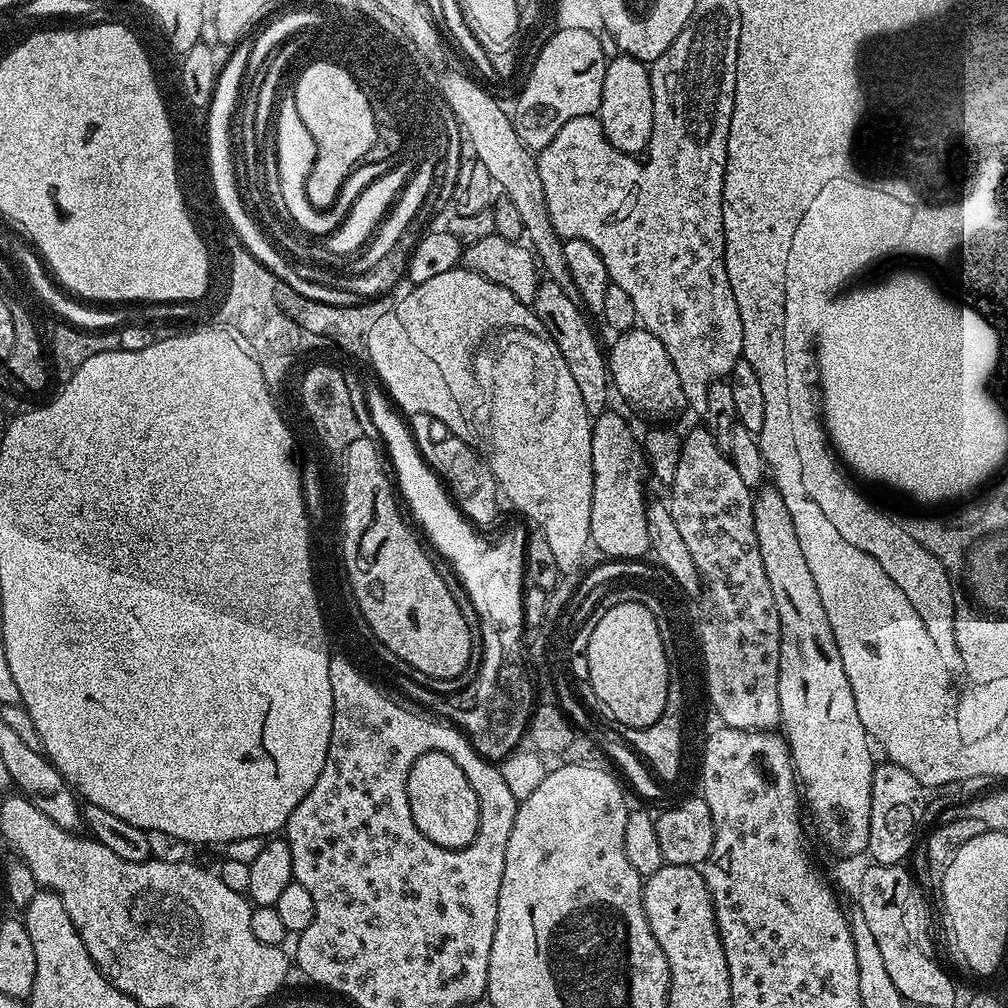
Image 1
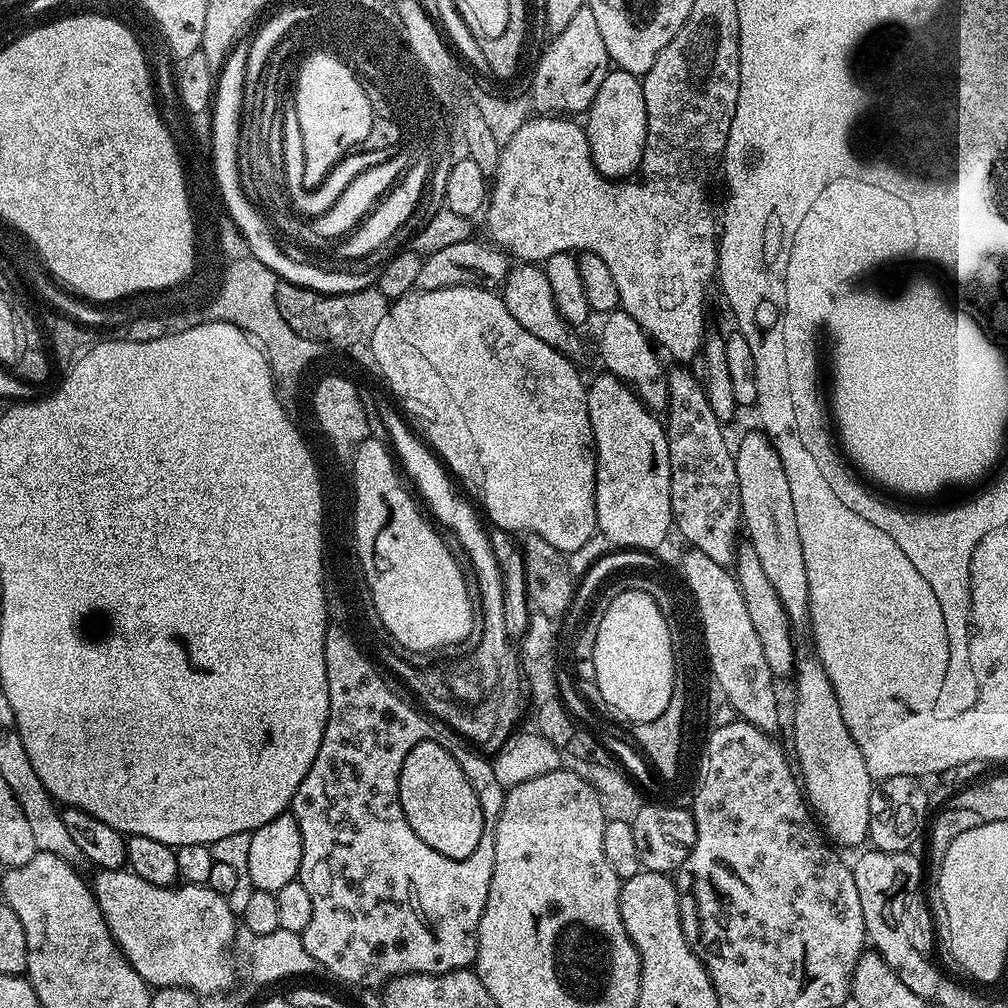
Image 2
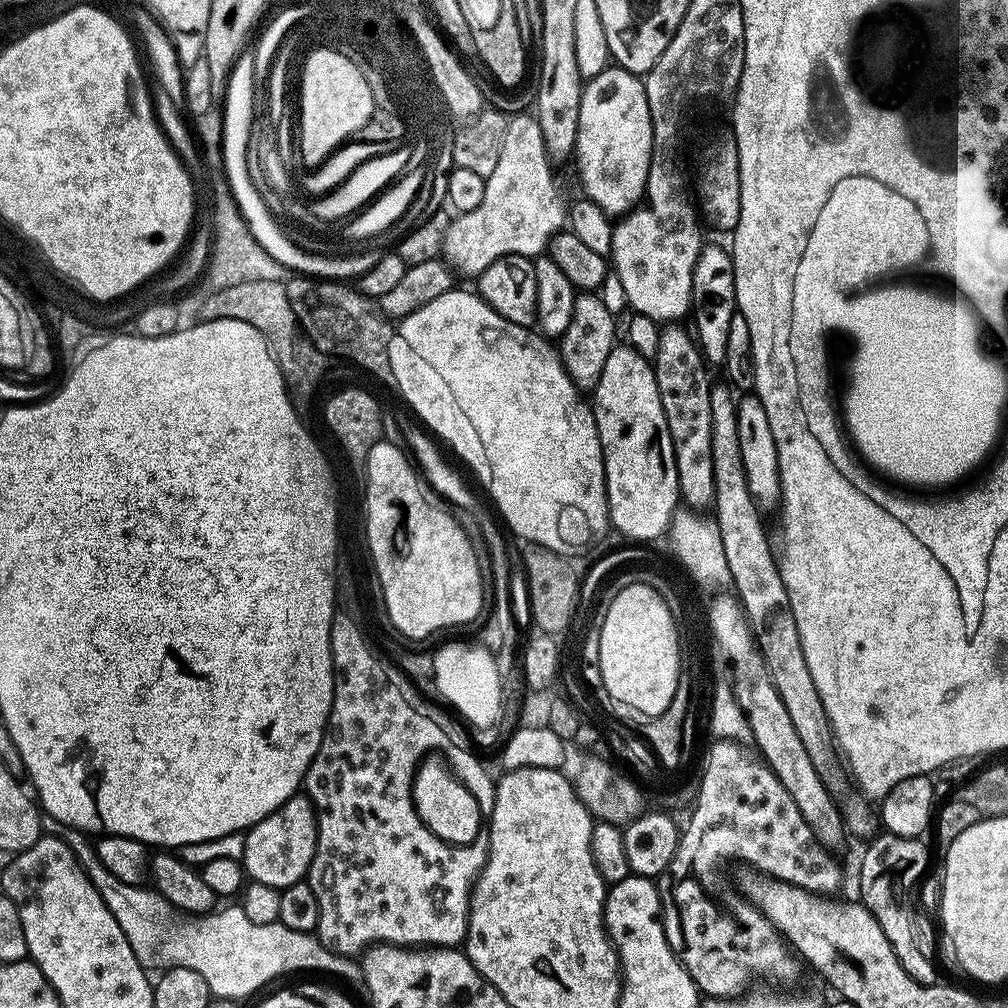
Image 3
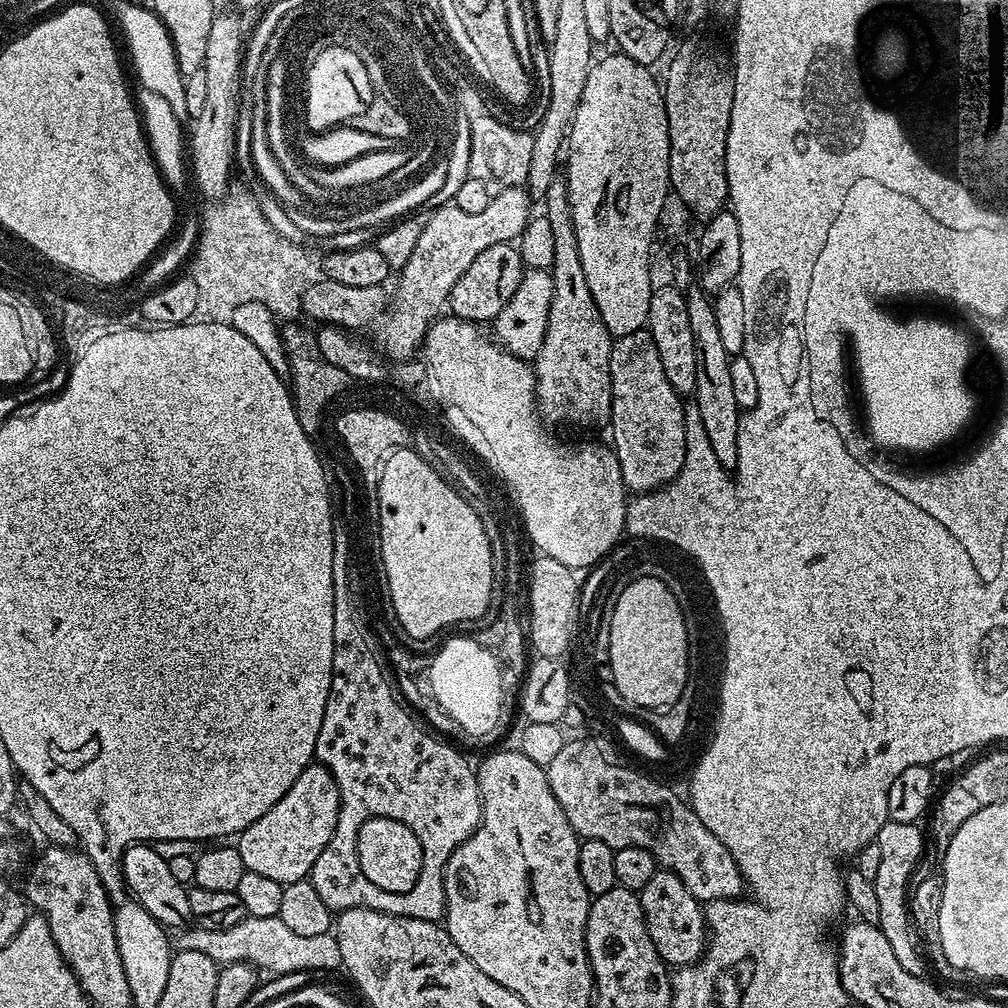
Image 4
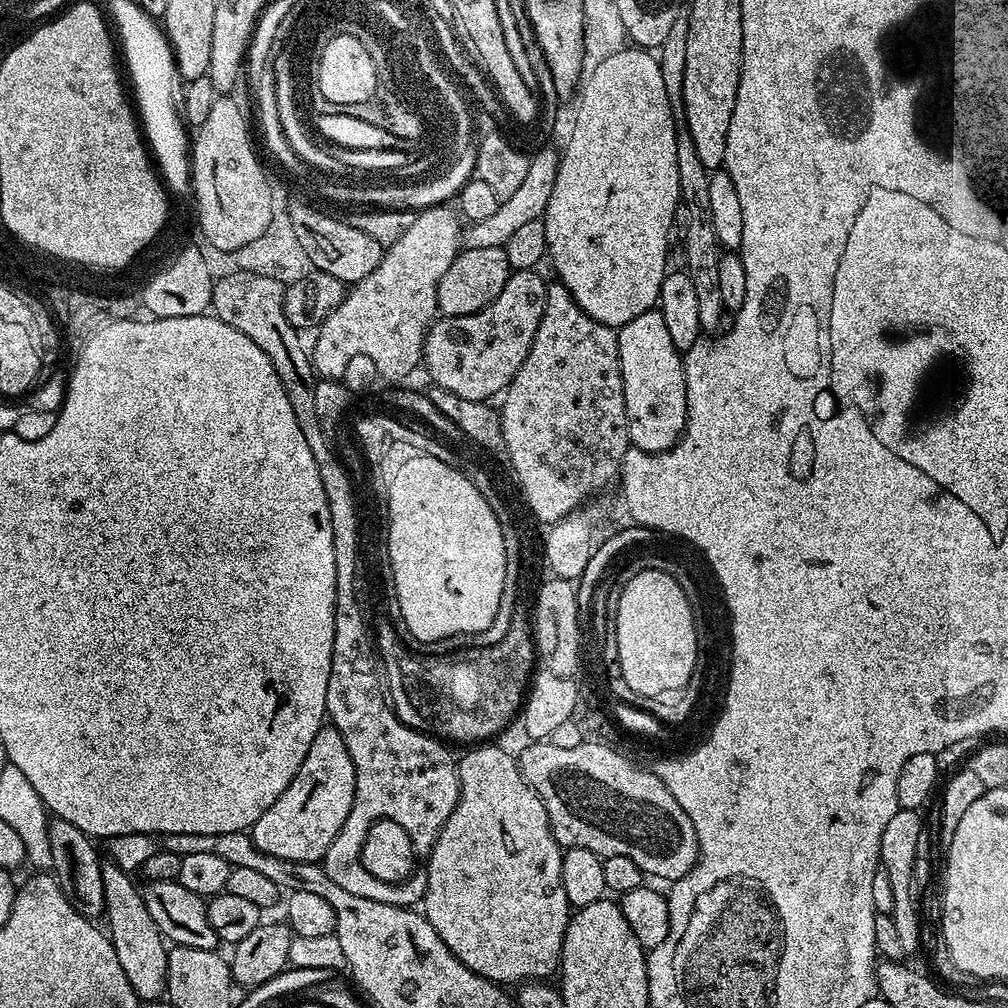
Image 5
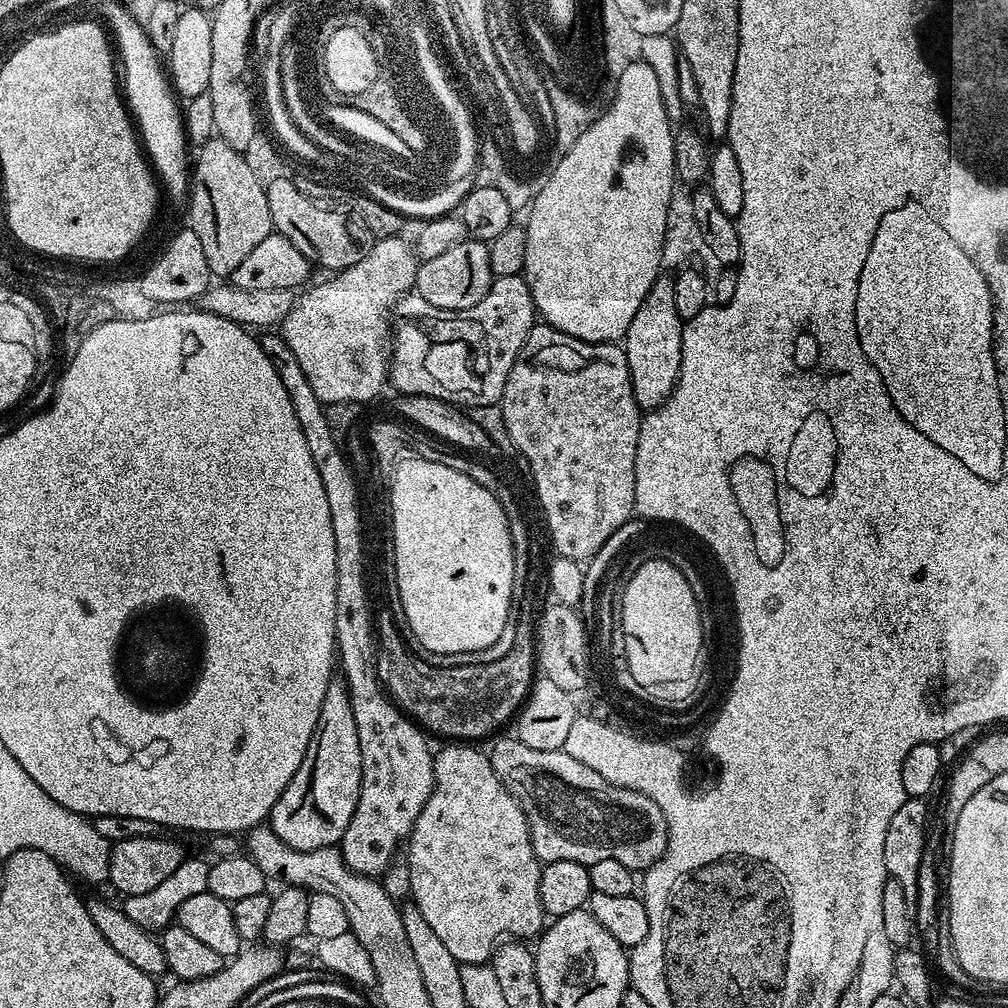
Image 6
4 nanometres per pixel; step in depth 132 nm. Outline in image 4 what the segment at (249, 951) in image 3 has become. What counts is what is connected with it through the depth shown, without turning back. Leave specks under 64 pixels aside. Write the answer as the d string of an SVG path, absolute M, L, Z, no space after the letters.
M245 915L242 922L223 930L206 930L196 926L181 931L179 936L180 948L198 950L218 966L247 961L257 969L269 968L272 972L312 972L315 968L341 967L335 935L317 934L314 938L306 938L303 934L294 934L294 930L288 929L279 916L254 918Z

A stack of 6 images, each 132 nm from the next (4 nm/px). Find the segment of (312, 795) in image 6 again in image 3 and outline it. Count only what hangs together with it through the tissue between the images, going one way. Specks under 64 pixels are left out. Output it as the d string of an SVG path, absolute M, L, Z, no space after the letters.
M297 794L284 803L278 810L274 810L262 822L258 822L253 828L244 833L244 858L242 867L249 881L274 886L278 889L289 888L292 884L301 883L308 875L308 867L314 858L316 849L316 839L318 830L316 822L318 813L316 805L308 798L307 795Z

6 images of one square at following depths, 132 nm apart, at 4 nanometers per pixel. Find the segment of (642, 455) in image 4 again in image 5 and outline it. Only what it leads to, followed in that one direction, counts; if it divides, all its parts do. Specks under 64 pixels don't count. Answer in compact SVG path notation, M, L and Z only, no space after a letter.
M659 310L638 314L626 322L616 333L618 358L622 370L622 386L626 398L626 418L628 419L628 438L631 447L641 448L643 452L667 452L678 443L678 437L684 431L684 422L688 419L686 402L686 378L684 361L676 351L673 339L666 330L666 322Z

